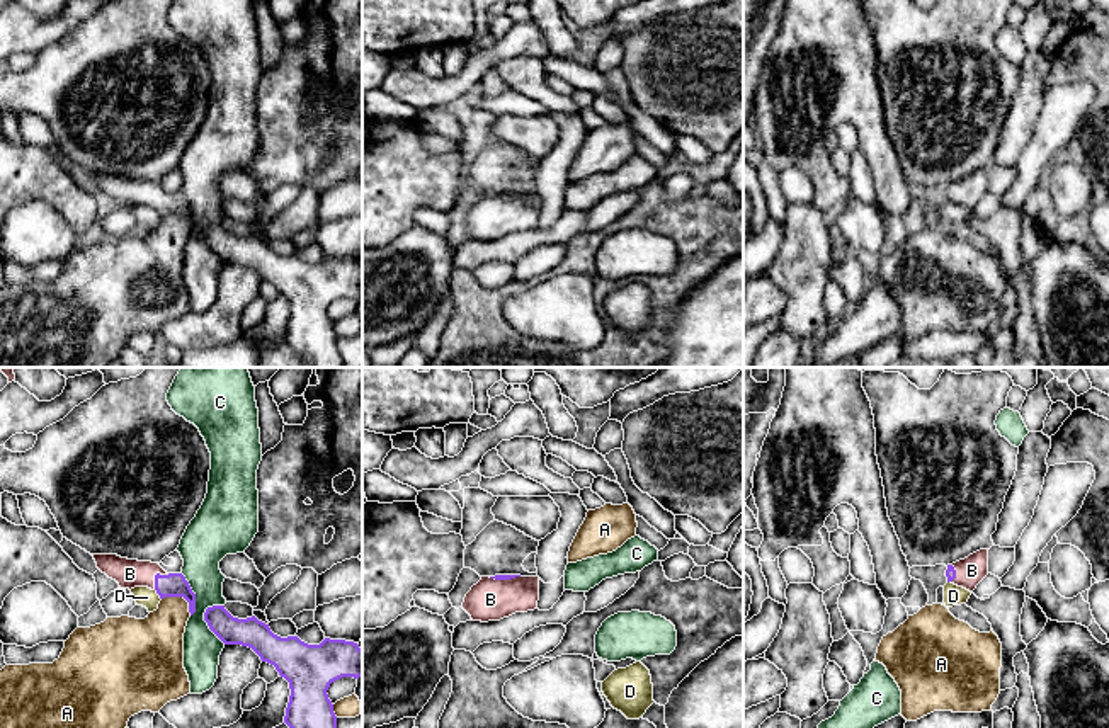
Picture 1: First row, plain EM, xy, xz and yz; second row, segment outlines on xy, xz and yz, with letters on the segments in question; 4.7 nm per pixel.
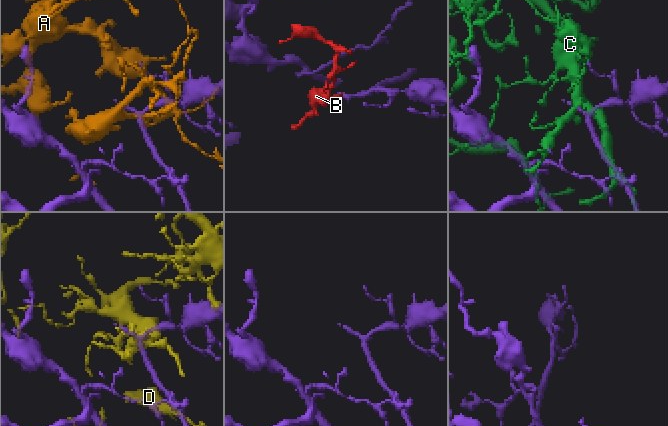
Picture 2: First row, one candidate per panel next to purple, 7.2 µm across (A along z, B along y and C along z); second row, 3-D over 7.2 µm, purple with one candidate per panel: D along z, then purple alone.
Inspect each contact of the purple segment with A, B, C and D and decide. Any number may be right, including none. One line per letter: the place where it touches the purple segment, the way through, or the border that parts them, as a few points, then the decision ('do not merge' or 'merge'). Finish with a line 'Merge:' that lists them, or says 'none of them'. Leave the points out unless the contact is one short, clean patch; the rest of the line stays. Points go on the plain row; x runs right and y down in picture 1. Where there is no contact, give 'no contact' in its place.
A: contact xy (181, 215); do not merge
B: contact xy (155, 194); way xy (174, 203), (164, 203), (155, 194), (130, 193); merge
C: contact xy (208, 244); do not merge
D: contact xy (157, 211); do not merge
Merge: B

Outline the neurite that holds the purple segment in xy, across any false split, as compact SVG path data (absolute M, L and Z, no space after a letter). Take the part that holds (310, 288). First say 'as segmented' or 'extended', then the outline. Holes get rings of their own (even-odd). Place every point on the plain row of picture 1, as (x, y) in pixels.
as segmented; M225 225L208 226L204 240L225 264L252 267L289 301L284 342L306 367L344 367L327 310L342 296L362 296L357 262L325 257L320 264L308 264L298 255L281 257L255 235L238 238Z

